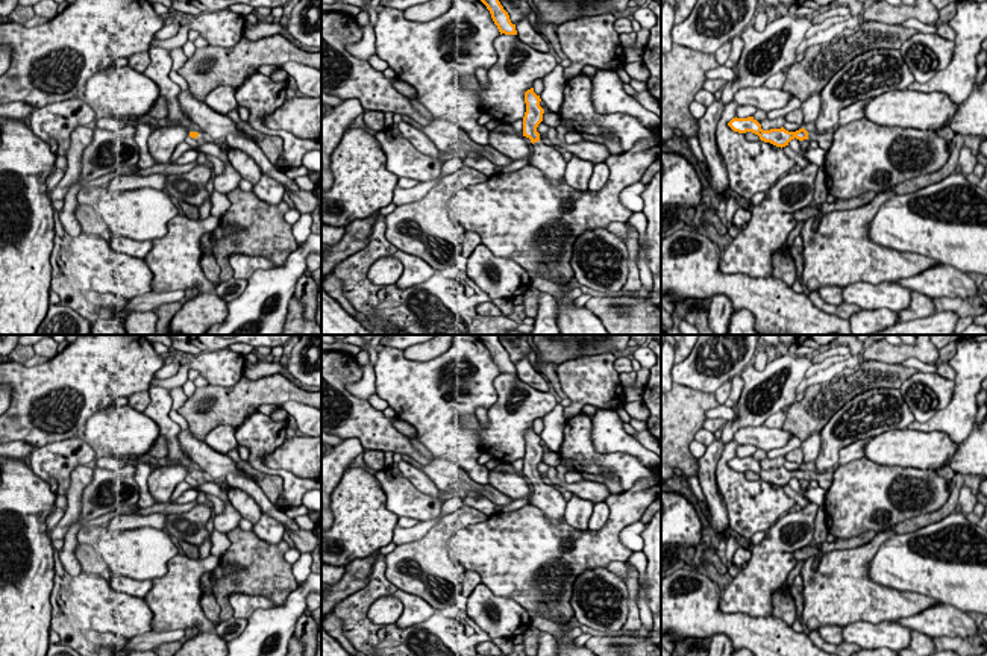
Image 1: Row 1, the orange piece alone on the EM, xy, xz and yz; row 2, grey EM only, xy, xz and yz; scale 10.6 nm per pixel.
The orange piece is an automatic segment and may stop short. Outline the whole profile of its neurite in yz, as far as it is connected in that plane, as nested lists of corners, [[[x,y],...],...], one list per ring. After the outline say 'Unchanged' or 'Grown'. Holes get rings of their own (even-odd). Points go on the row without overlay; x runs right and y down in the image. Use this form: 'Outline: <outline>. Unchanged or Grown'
Outline: [[[747,456],[747,458],[732,458],[728,465],[738,473],[746,473],[746,471],[752,471],[755,474],[760,476],[761,480],[764,482],[770,482],[776,486],[785,486],[788,485],[788,482],[791,479],[810,479],[810,480],[816,480],[819,483],[820,488],[823,488],[825,491],[829,489],[829,486],[832,485],[832,477],[834,477],[834,470],[828,470],[823,473],[819,471],[807,471],[804,467],[796,470],[796,471],[788,471],[784,467],[781,468],[770,468],[770,470],[763,470],[761,464],[754,458],[754,456]]]. Grown

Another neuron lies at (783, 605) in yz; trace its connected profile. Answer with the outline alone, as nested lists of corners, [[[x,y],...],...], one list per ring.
[[[778,589],[772,594],[772,617],[782,620],[790,627],[794,624],[797,611],[788,591]]]

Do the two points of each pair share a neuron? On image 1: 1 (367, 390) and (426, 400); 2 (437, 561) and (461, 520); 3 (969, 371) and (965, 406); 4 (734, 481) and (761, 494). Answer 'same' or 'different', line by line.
1: different
2: same
3: same
4: same

